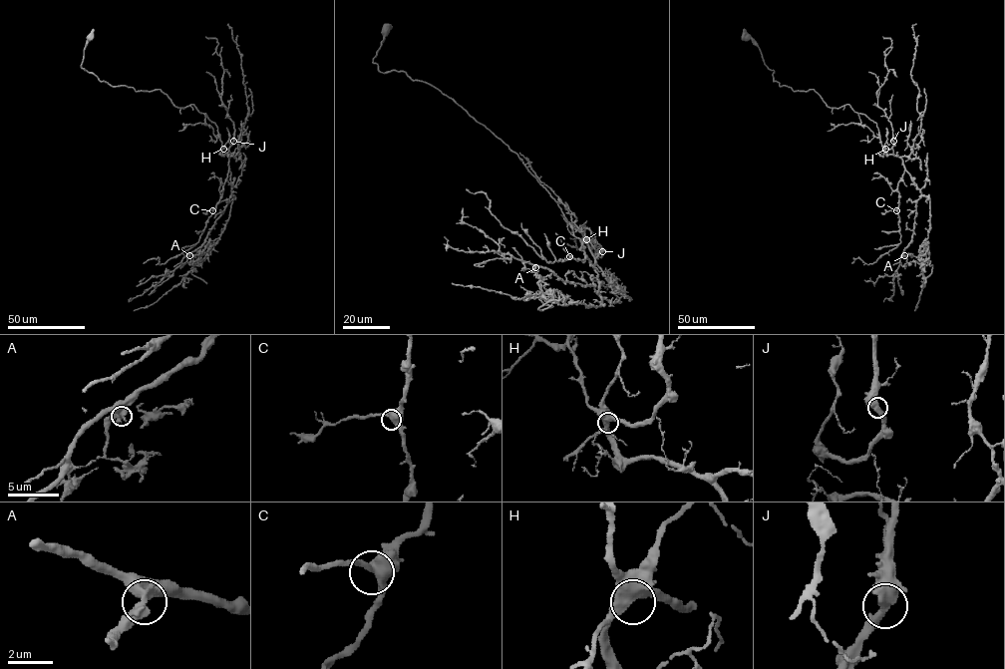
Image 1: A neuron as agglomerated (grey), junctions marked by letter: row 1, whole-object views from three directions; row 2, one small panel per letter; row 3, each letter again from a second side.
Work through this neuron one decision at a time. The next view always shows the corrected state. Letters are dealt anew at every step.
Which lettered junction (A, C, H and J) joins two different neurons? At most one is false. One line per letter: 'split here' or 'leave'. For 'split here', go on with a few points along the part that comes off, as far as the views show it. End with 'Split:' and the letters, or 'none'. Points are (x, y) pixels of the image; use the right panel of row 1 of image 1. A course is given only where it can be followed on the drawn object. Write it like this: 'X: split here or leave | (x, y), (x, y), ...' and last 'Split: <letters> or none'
A: split here | (904, 255), (908, 263), (916, 261), (926, 265), (930, 261), (931, 273), (925, 283)
C: leave
H: leave
J: leave
Split: A

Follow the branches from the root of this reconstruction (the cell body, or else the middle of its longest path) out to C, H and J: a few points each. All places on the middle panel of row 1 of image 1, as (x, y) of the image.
C: (386, 30), (373, 59), (378, 70), (435, 87), (515, 153), (584, 233), (594, 268), (569, 256)
H: (386, 30), (373, 59), (378, 70), (404, 71), (461, 106), (517, 155), (586, 239)
J: (386, 30), (373, 59), (378, 70), (404, 71), (451, 98), (517, 155), (566, 219), (602, 251)

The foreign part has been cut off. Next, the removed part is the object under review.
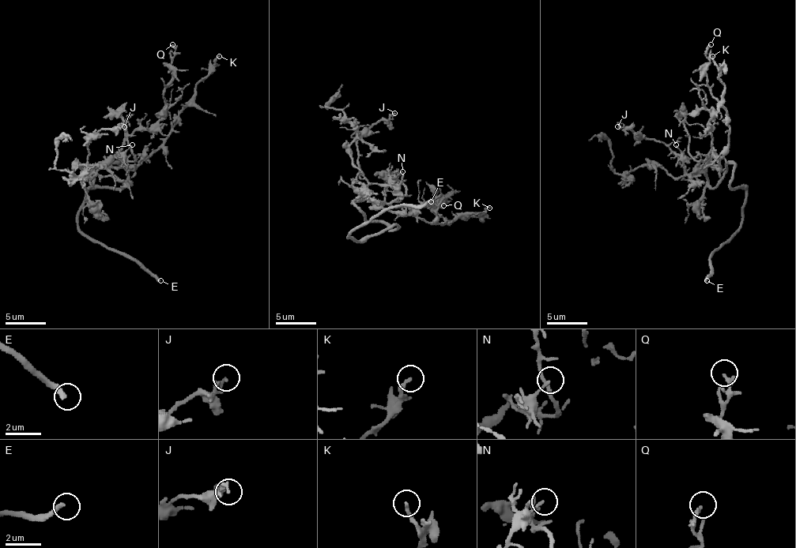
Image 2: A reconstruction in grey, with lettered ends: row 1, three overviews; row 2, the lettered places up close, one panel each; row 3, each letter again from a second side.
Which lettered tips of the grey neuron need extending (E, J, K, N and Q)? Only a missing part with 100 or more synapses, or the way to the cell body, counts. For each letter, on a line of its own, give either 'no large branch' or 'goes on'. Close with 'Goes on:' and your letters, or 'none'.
E: goes on
J: no large branch
K: no large branch
N: no large branch
Q: no large branch
Goes on: E

